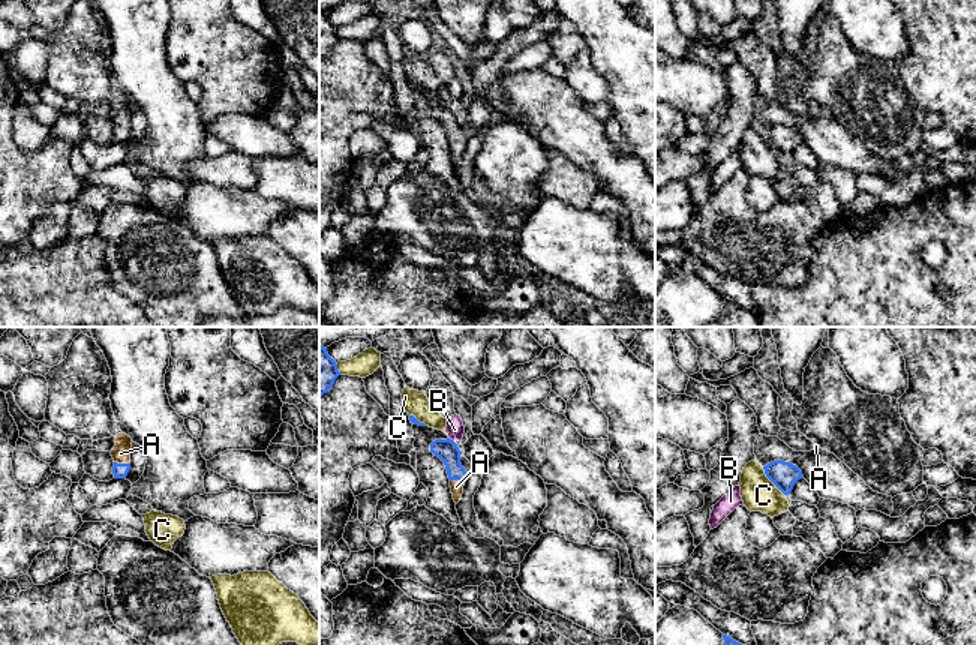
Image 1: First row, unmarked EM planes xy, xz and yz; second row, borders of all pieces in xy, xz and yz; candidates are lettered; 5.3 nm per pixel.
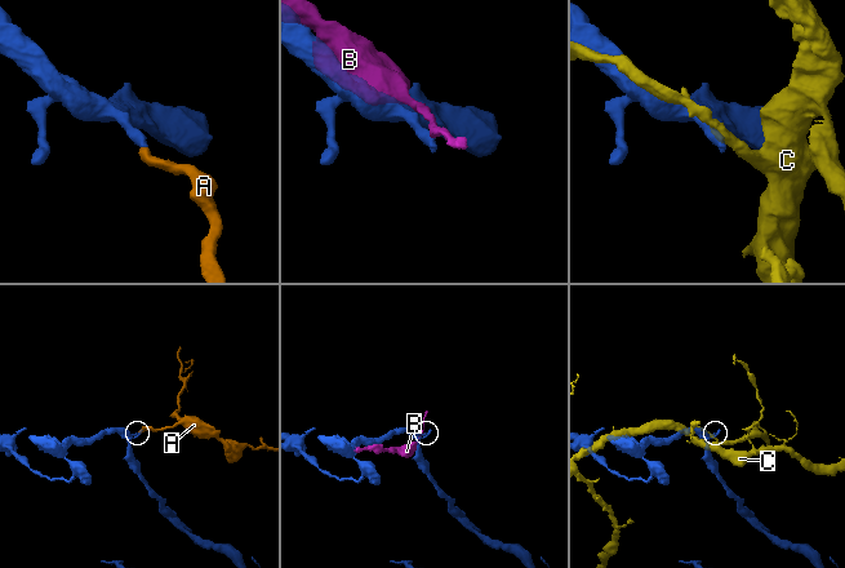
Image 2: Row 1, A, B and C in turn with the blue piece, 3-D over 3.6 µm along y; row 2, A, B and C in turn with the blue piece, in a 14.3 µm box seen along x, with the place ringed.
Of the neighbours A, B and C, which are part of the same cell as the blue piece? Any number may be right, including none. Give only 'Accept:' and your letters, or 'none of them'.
Accept: A

